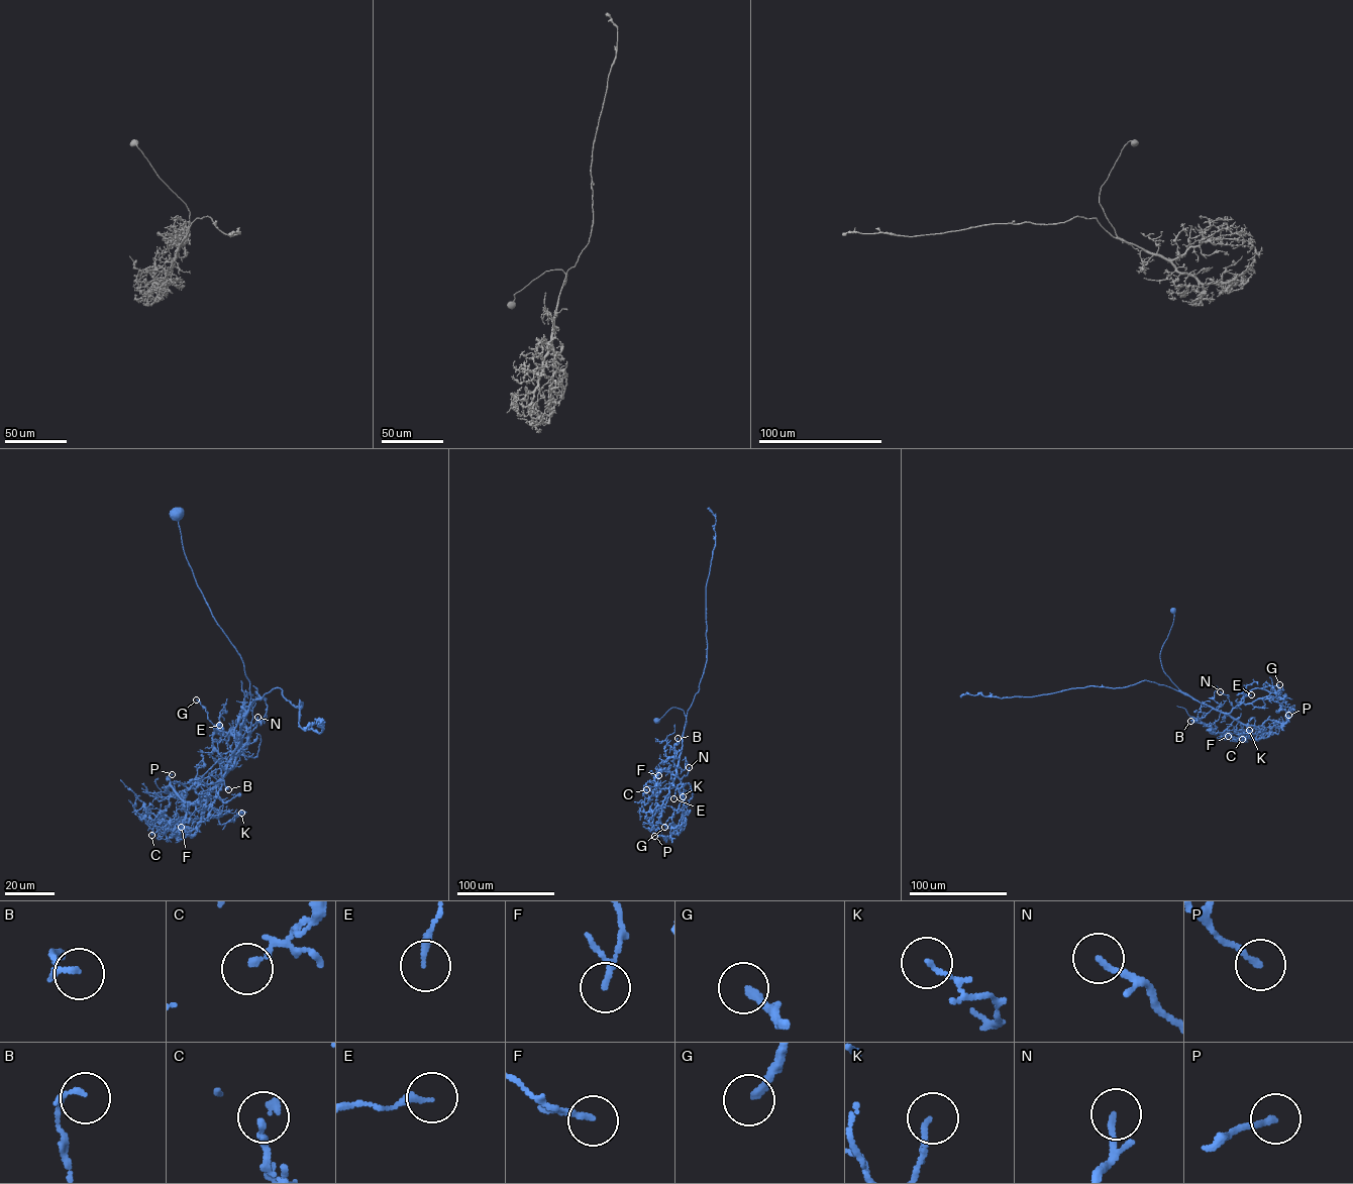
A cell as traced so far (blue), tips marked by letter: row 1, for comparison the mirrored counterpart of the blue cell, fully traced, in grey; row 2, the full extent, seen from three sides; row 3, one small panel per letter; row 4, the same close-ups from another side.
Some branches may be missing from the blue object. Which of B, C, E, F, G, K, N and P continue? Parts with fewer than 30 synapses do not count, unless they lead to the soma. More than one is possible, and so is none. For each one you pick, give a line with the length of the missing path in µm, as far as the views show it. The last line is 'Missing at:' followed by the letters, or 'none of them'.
Missing at: none of them

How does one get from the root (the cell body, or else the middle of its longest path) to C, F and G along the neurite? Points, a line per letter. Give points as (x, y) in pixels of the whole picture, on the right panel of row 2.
C: (1173, 610), (1160, 653), (1163, 672), (1181, 691), (1228, 713), (1245, 733), (1250, 730), (1242, 739)
F: (1173, 610), (1172, 624), (1160, 653), (1163, 671), (1181, 691), (1241, 724), (1238, 739), (1226, 733), (1228, 736)
G: (1173, 610), (1160, 659), (1163, 672), (1181, 691), (1229, 713), (1242, 703), (1267, 696), (1279, 684)

